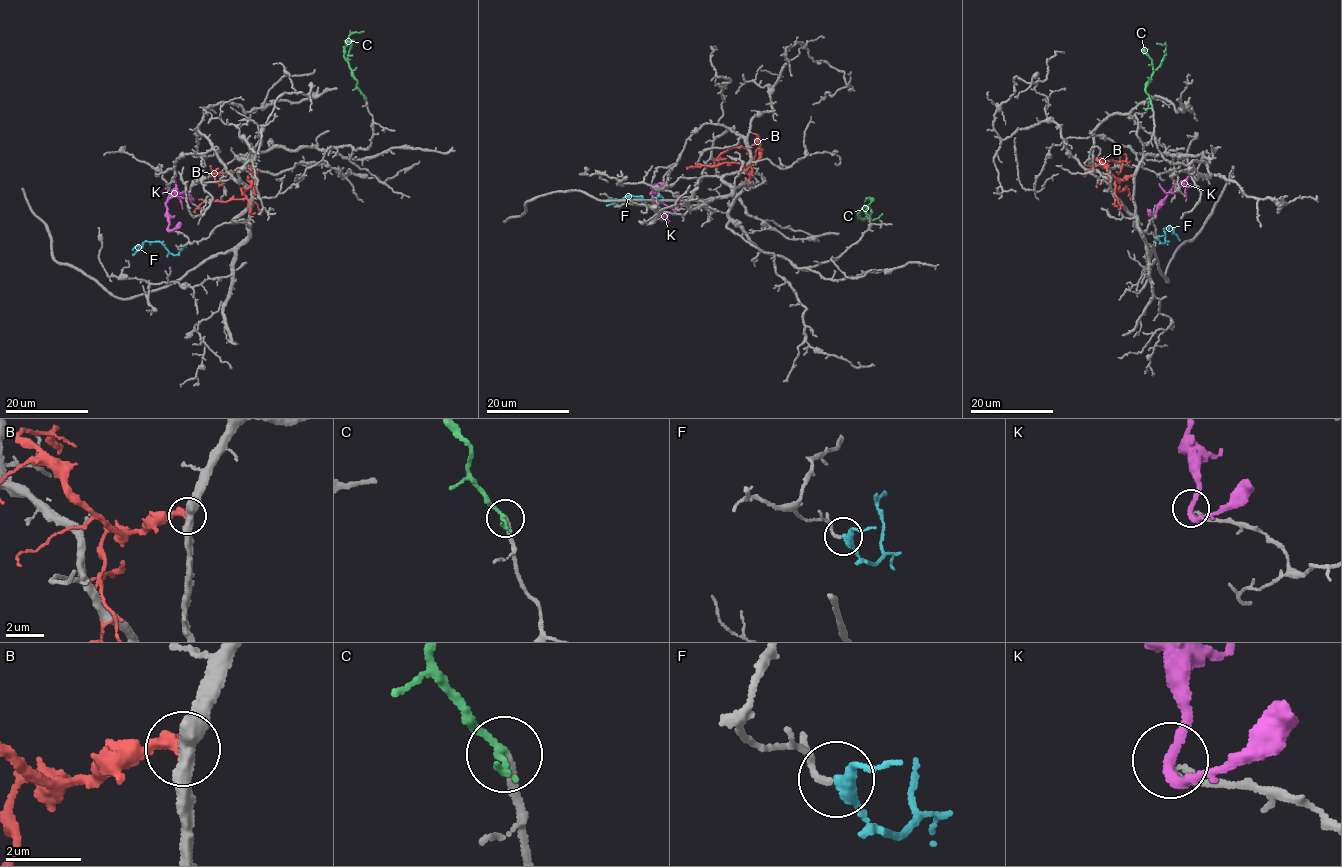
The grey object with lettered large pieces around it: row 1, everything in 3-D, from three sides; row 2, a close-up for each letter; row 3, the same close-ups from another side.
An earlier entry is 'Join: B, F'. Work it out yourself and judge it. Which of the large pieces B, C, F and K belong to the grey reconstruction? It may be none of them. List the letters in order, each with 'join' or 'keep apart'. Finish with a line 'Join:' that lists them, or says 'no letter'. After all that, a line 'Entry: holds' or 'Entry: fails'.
B: keep apart
C: join
F: join
K: keep apart
Join: C, F
Entry: fails

